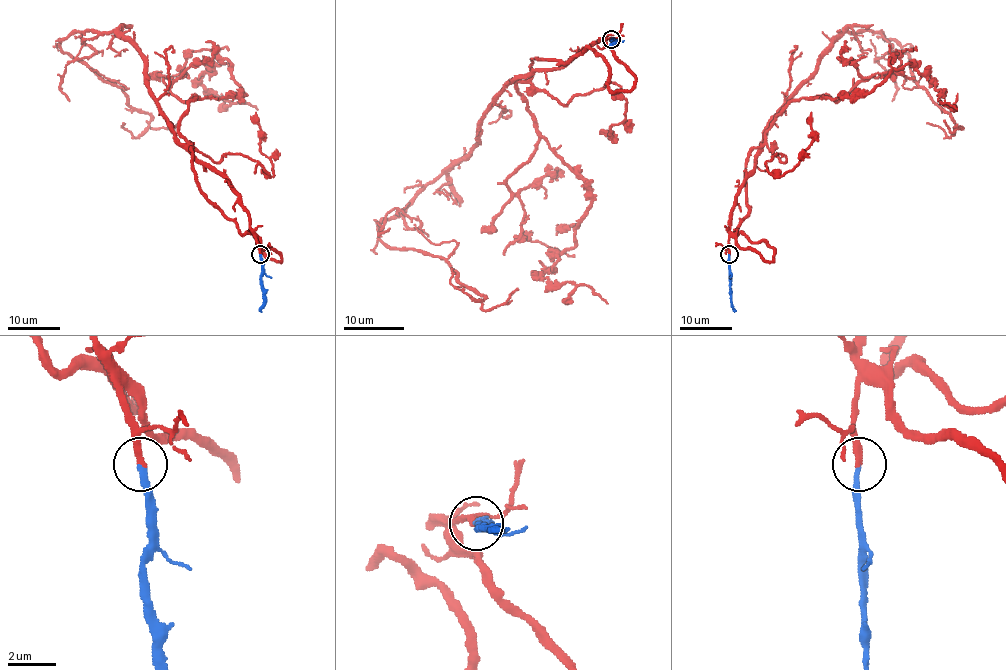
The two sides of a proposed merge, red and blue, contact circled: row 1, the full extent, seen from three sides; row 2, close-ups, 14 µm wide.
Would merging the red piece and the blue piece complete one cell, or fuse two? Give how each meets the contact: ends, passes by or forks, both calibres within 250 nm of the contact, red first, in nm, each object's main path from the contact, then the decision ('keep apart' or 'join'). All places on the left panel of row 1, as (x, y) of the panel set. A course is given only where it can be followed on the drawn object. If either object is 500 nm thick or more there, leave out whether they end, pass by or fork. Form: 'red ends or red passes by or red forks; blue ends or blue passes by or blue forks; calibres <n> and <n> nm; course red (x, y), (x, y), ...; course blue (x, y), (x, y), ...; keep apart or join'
red ends; blue ends; calibres 280 and 240 nm; course red (260, 255), (147, 59), (72, 32), (63, 51), (151, 117), (135, 137), (122, 122); course blue (260, 255), (264, 306), (260, 311); join

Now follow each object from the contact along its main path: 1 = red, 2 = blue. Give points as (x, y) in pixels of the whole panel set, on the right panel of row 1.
1: (729, 255), (731, 211), (767, 125), (845, 32), (880, 32), (900, 46), (955, 130), (948, 137), (926, 122)
2: (729, 255), (731, 306), (736, 311)

